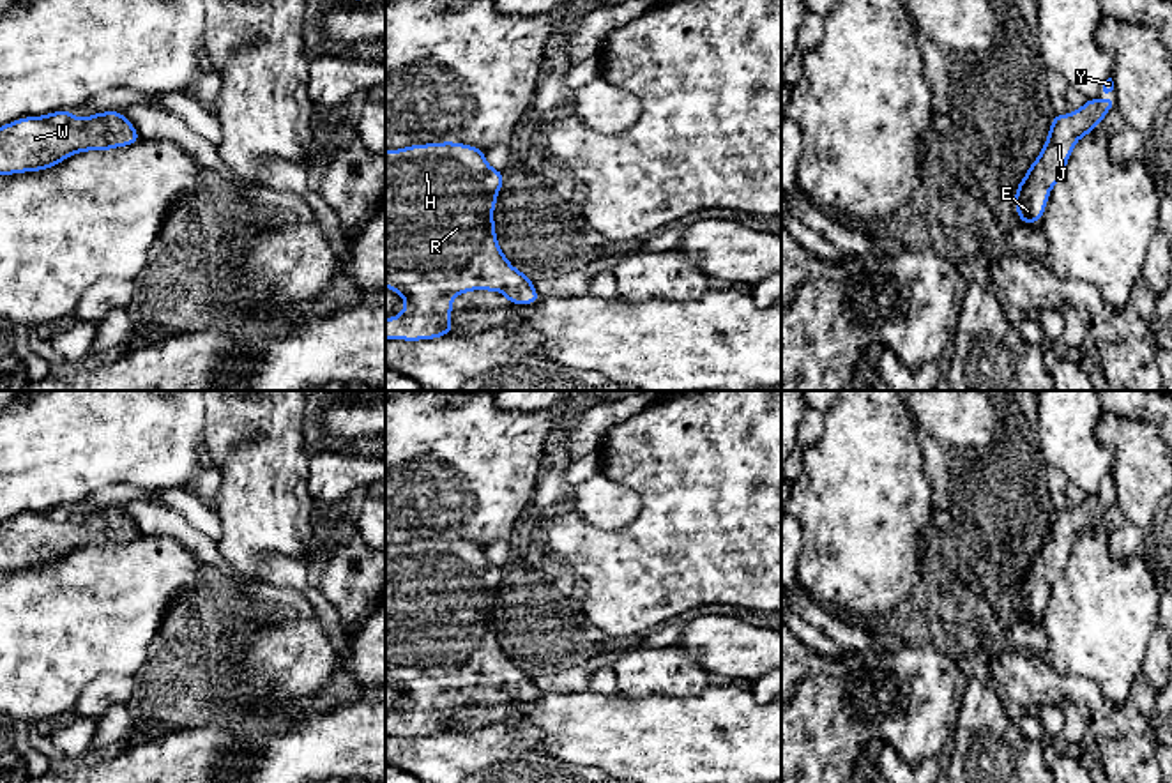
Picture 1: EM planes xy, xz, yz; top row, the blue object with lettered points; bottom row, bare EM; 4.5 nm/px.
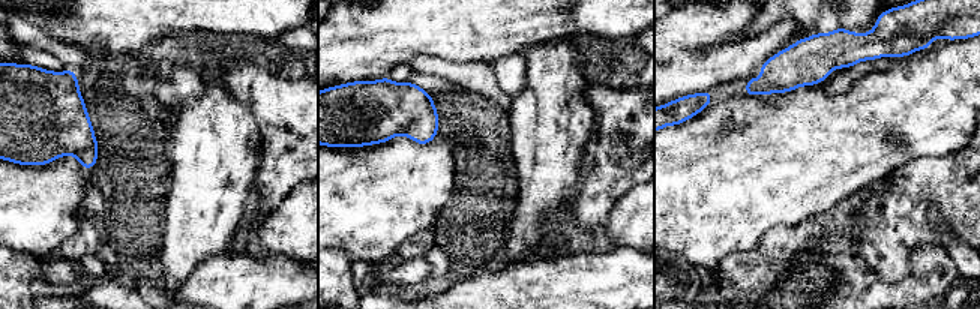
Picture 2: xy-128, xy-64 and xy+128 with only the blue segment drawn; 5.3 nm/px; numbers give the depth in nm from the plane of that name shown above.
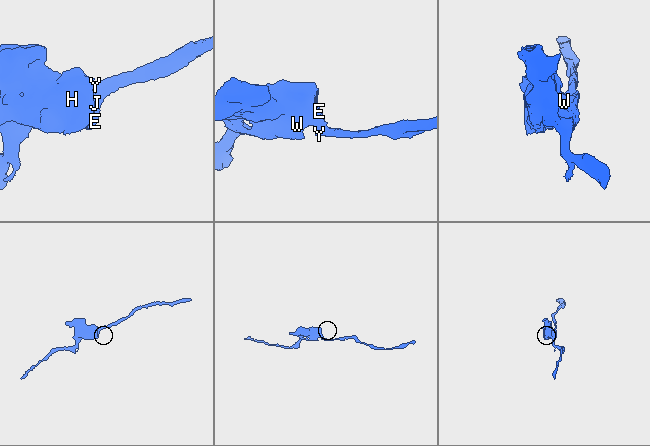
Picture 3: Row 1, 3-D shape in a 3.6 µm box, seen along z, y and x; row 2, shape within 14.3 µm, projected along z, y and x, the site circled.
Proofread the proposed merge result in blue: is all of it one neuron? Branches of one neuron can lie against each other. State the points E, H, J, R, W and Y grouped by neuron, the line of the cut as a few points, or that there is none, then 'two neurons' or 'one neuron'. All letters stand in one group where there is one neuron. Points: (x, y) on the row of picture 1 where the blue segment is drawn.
groups E H J R W Y; cut none; one neuron

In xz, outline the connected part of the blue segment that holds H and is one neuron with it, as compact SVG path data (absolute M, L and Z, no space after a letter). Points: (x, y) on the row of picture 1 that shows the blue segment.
M454 141L408 145L385 150L385 286L405 299L400 315L385 320L385 339L421 341L453 334L453 297L472 290L502 292L509 304L537 304L530 279L504 256L493 209L504 186L504 171L493 170L484 150Z

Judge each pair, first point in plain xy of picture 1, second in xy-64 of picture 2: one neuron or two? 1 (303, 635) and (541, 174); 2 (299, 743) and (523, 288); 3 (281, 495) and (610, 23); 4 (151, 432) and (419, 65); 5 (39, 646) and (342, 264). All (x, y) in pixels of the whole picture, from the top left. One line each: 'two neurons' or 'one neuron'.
1: two neurons
2: one neuron
3: two neurons
4: two neurons
5: two neurons

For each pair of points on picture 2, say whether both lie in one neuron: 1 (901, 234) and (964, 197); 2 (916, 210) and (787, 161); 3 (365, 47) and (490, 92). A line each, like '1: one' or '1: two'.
1: one
2: two
3: two

